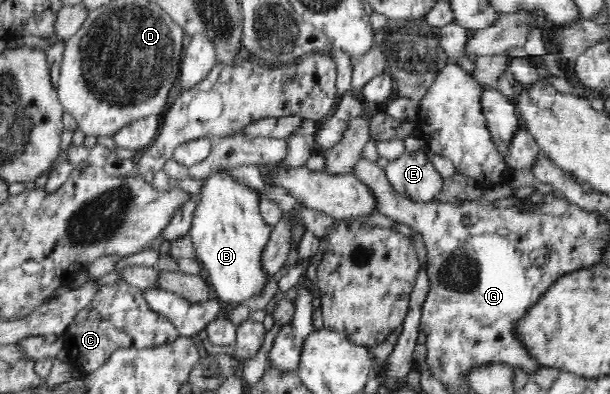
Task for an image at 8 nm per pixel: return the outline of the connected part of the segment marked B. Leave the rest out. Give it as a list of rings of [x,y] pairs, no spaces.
[[[228,171],[211,172],[203,180],[200,188],[200,198],[193,214],[191,228],[188,232],[196,249],[197,258],[203,268],[207,282],[210,284],[211,294],[220,300],[223,306],[237,307],[258,298],[272,276],[262,267],[262,254],[268,244],[271,228],[264,222],[258,208],[258,190],[236,181]]]

